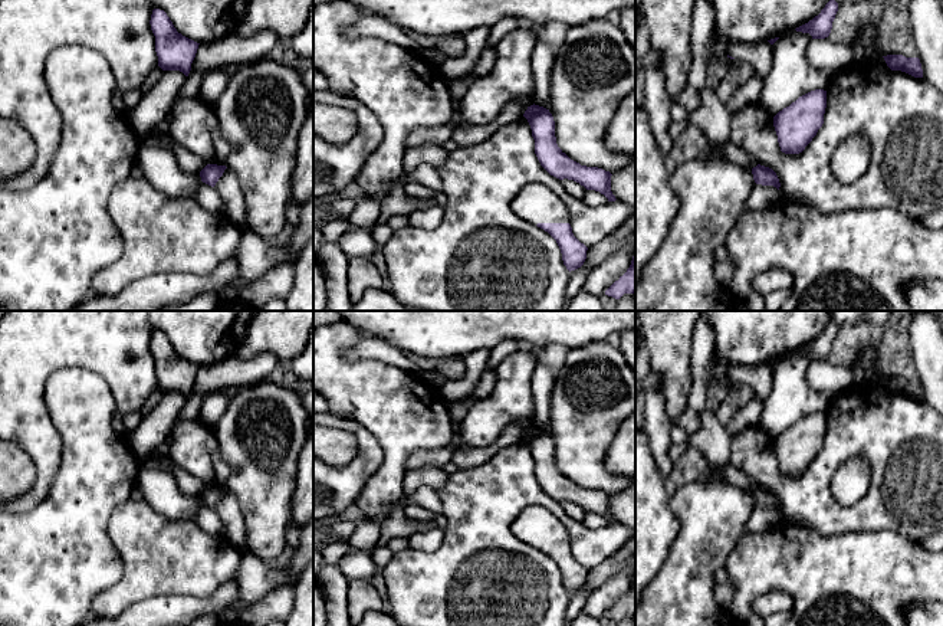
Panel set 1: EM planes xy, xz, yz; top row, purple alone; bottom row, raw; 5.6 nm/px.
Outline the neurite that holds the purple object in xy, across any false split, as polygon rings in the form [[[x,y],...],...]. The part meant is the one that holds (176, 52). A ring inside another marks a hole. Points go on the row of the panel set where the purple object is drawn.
[[[154,9],[150,24],[155,36],[158,66],[188,76],[200,43],[178,33],[164,10]]]

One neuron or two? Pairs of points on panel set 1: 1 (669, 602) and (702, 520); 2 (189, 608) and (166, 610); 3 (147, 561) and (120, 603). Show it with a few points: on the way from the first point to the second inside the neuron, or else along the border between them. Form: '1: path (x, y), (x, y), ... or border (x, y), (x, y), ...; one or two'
1: path (686, 582), (702, 549), (702, 540); one
2: path (183, 609), (171, 610); one
3: path (147, 572), (125, 593); one

